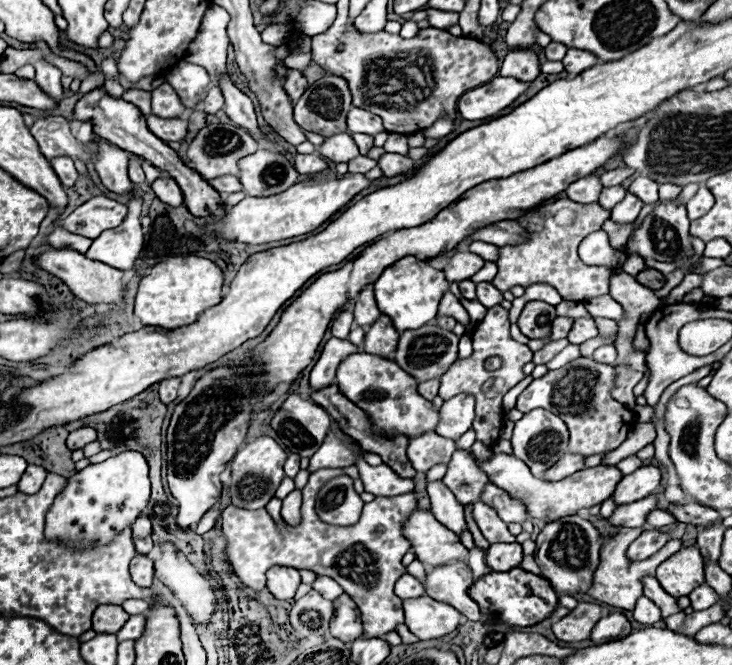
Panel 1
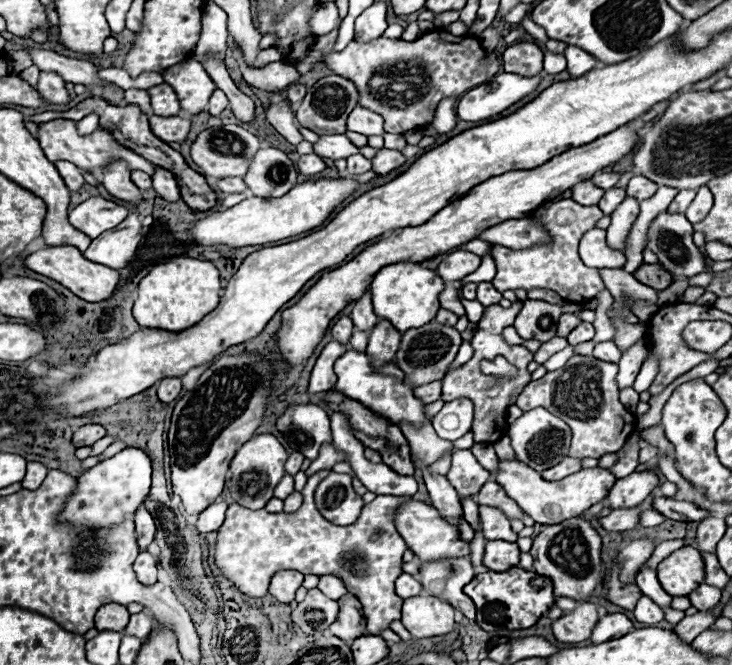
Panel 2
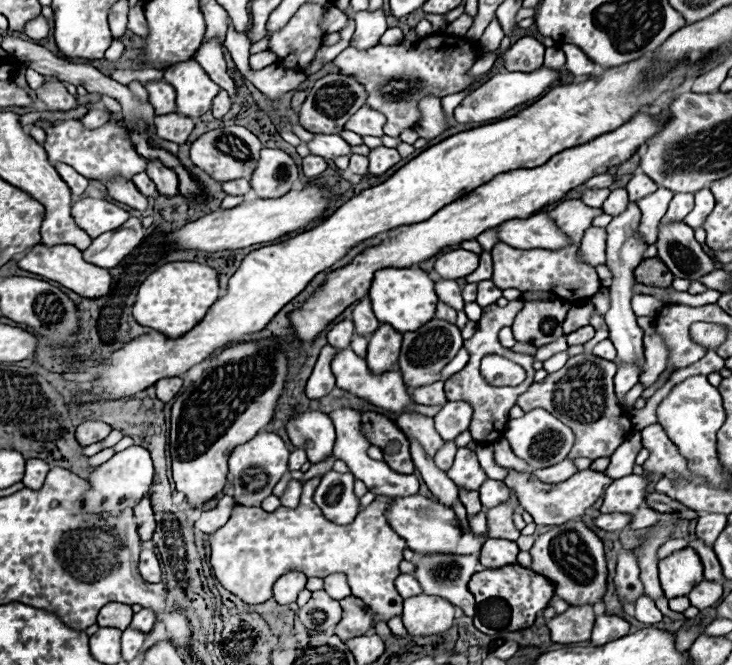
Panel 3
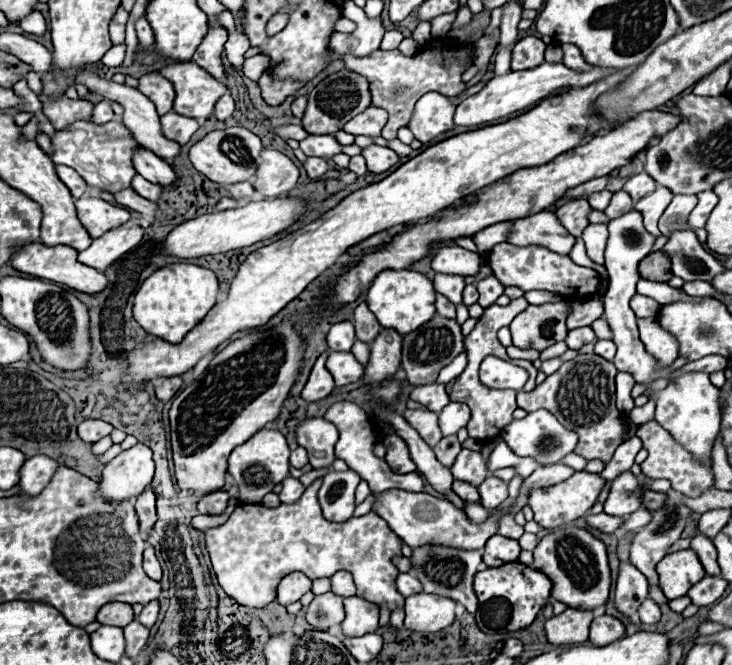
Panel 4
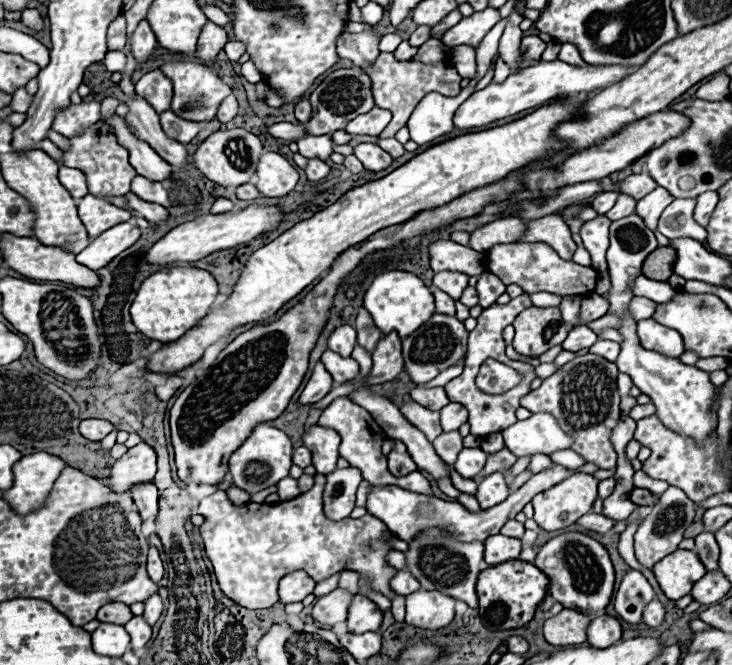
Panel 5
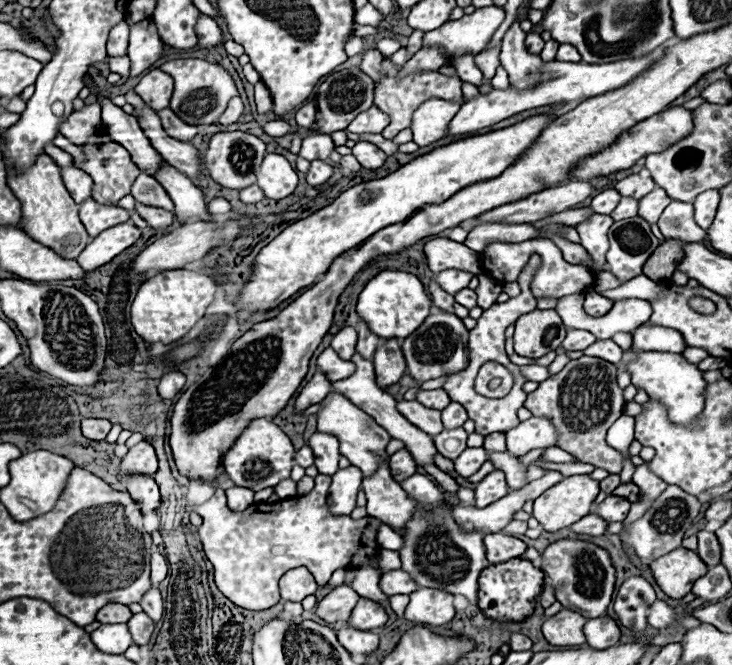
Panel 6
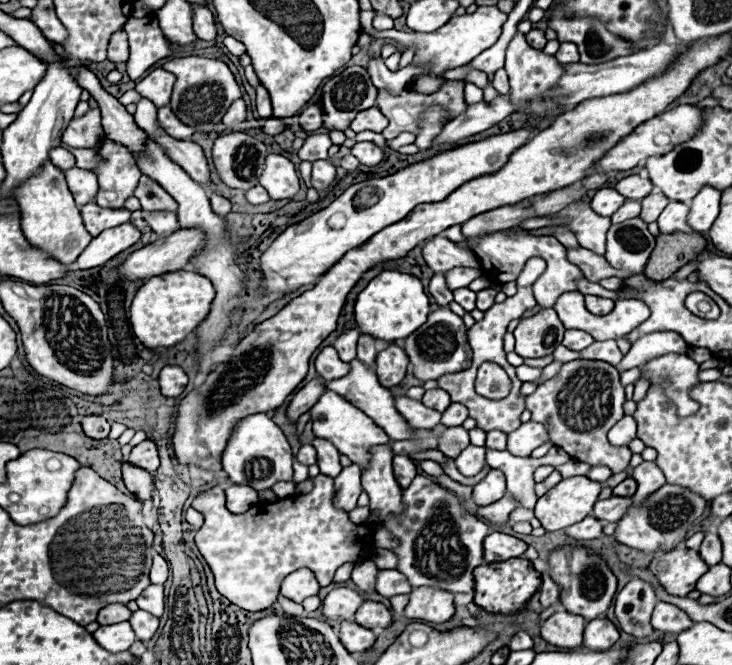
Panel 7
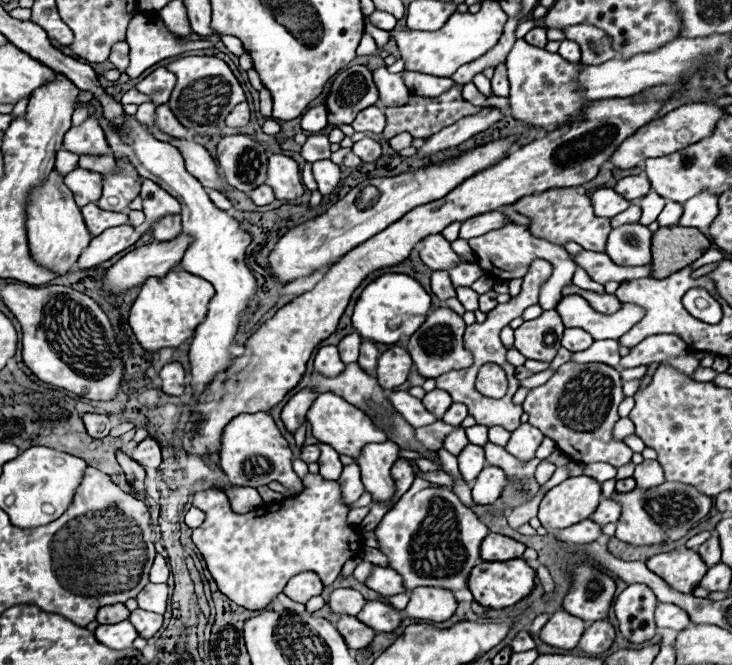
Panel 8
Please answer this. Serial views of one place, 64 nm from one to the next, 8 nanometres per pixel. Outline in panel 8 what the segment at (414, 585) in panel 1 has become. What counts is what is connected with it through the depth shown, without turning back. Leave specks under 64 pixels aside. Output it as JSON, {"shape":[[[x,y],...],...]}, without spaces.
{"shape":[[[376,564],[372,568],[372,574],[366,580],[366,586],[376,590],[382,596],[406,592],[404,584],[402,584],[402,576],[396,570],[392,570],[388,566],[376,566]]]}

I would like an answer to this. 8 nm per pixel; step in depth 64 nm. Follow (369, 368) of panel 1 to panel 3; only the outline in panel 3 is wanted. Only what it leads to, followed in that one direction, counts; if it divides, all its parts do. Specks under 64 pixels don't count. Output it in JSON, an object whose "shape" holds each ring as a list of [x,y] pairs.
{"shape":[[[350,348],[340,350],[338,354],[334,354],[330,366],[332,366],[332,372],[336,376],[336,386],[338,388],[348,390],[348,392],[372,402],[374,406],[380,406],[380,408],[390,410],[390,412],[412,412],[410,406],[414,402],[412,402],[410,394],[406,392],[406,384],[402,382],[402,376],[400,376],[398,370],[390,370],[390,372],[386,372],[382,376],[374,376],[374,374],[370,374],[370,370],[366,366],[366,360],[356,356]]]}

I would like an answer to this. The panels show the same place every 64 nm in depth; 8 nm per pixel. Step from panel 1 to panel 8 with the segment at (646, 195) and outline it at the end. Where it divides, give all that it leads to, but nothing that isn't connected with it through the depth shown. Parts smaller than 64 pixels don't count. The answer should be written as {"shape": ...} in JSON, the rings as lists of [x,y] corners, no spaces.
{"shape":[[[626,176],[622,180],[618,180],[618,184],[614,186],[614,190],[618,194],[622,194],[624,198],[630,200],[638,200],[642,196],[646,196],[650,192],[650,180],[646,176]]]}

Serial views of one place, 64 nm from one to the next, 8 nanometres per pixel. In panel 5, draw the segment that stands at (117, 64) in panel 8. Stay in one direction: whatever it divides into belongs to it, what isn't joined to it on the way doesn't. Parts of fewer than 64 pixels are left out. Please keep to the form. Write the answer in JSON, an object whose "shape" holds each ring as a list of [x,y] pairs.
{"shape":[[[120,14],[108,28],[108,50],[124,50],[126,46],[126,20]]]}

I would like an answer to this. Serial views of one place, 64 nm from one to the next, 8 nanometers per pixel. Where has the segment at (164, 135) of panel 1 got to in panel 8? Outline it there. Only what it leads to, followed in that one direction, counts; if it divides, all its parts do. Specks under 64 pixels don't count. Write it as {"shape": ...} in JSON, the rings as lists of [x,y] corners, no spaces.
{"shape":[[[166,104],[156,108],[156,120],[154,120],[154,124],[158,126],[160,132],[170,134],[174,138],[186,138],[186,134],[188,134],[188,130],[176,120],[176,116],[172,114],[172,110]]]}

